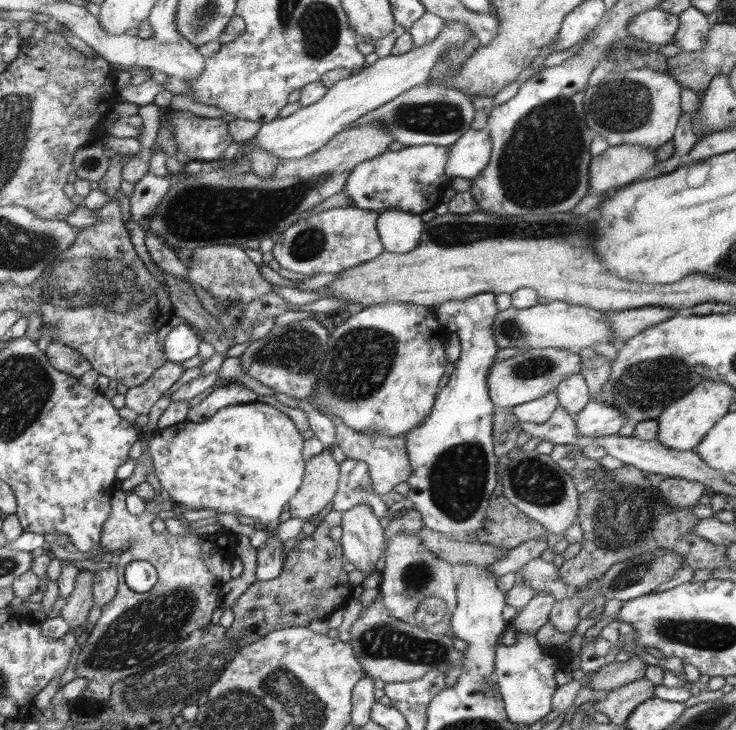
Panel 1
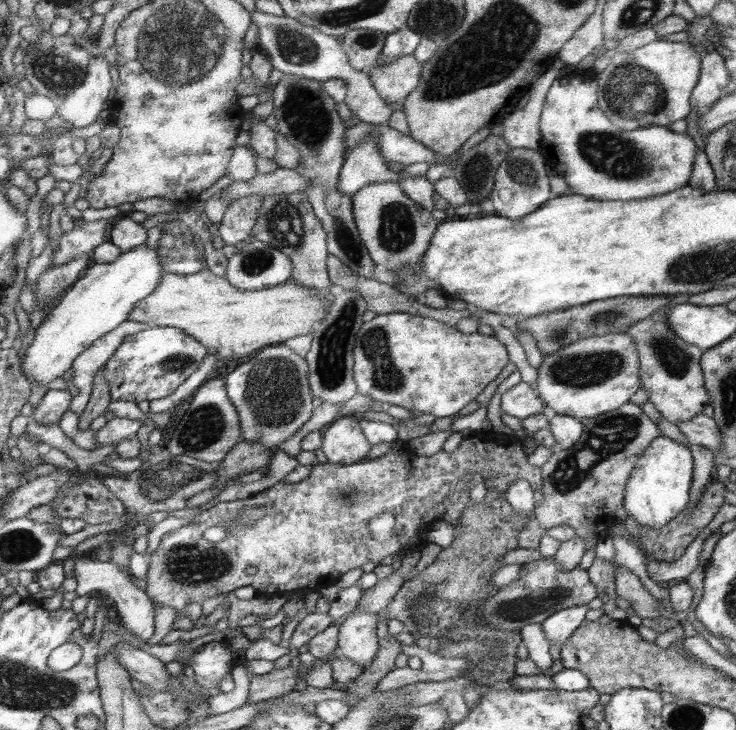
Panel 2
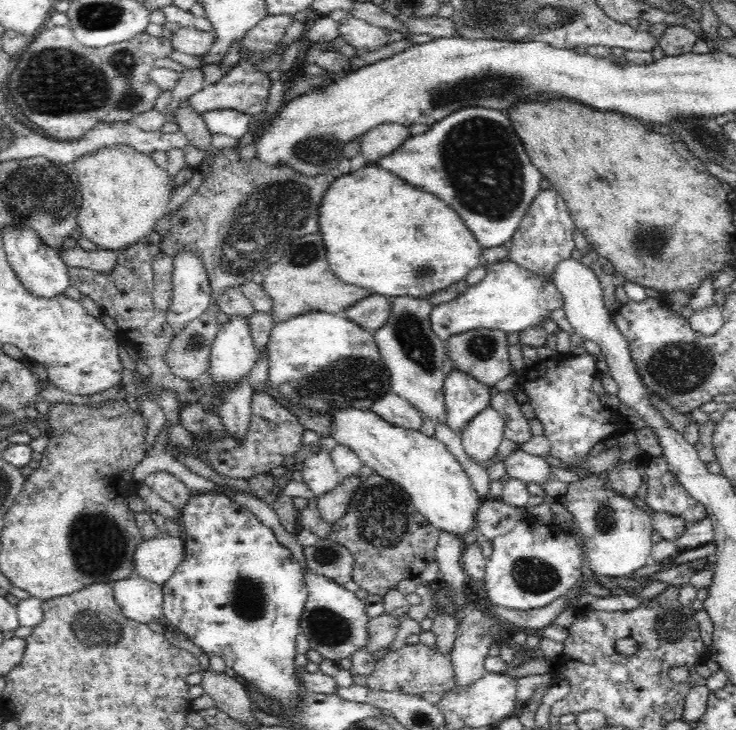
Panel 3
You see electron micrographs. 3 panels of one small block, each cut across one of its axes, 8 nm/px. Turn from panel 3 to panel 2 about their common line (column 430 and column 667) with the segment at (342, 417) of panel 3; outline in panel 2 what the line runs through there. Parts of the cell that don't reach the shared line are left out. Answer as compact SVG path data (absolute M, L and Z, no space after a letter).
M660 435L646 448L634 466L626 484L622 507L642 527L660 529L687 508L694 477L695 460L690 446Z

